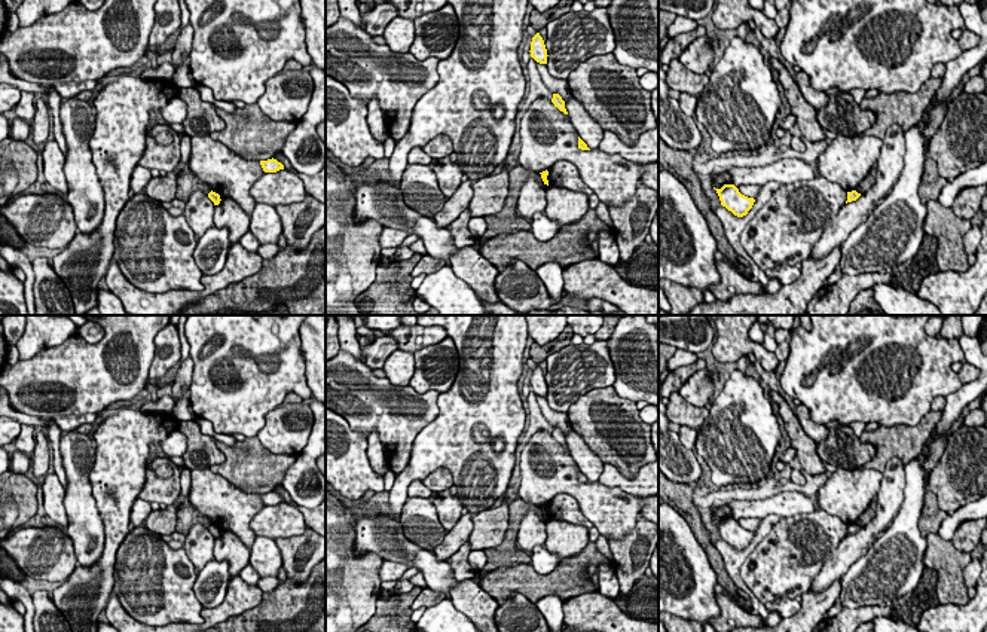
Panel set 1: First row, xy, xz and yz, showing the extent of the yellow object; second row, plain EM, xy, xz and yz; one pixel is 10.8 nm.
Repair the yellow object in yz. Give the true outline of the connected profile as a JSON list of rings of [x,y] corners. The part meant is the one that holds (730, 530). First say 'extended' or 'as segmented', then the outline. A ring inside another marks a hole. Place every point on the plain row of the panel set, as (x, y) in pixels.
as segmented; [[[724,517],[721,522],[715,523],[719,529],[721,538],[737,550],[746,549],[755,535],[754,531],[742,528],[734,517]]]

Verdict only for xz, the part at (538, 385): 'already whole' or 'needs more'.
already whole

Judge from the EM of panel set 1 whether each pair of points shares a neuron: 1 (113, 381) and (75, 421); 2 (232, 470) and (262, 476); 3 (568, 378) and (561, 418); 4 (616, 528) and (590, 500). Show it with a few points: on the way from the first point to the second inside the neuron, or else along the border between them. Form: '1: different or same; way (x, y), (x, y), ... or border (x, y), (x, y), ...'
1: different; border (97, 414), (69, 414), (51, 418)
2: same; way (240, 470), (254, 470)
3: different; border (544, 397), (553, 409), (565, 414)
4: same; way (611, 521), (598, 507)

